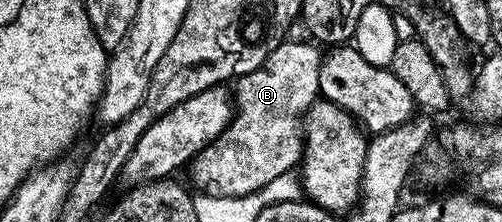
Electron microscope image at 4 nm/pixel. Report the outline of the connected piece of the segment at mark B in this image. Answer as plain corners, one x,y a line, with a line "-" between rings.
306,42
274,44
263,64
248,75
238,76
233,87
237,110
231,116
231,124
189,164
191,179
202,194
251,195
269,185
269,181
294,172
300,166
305,116
320,98
319,70
323,64
320,48
314,42

